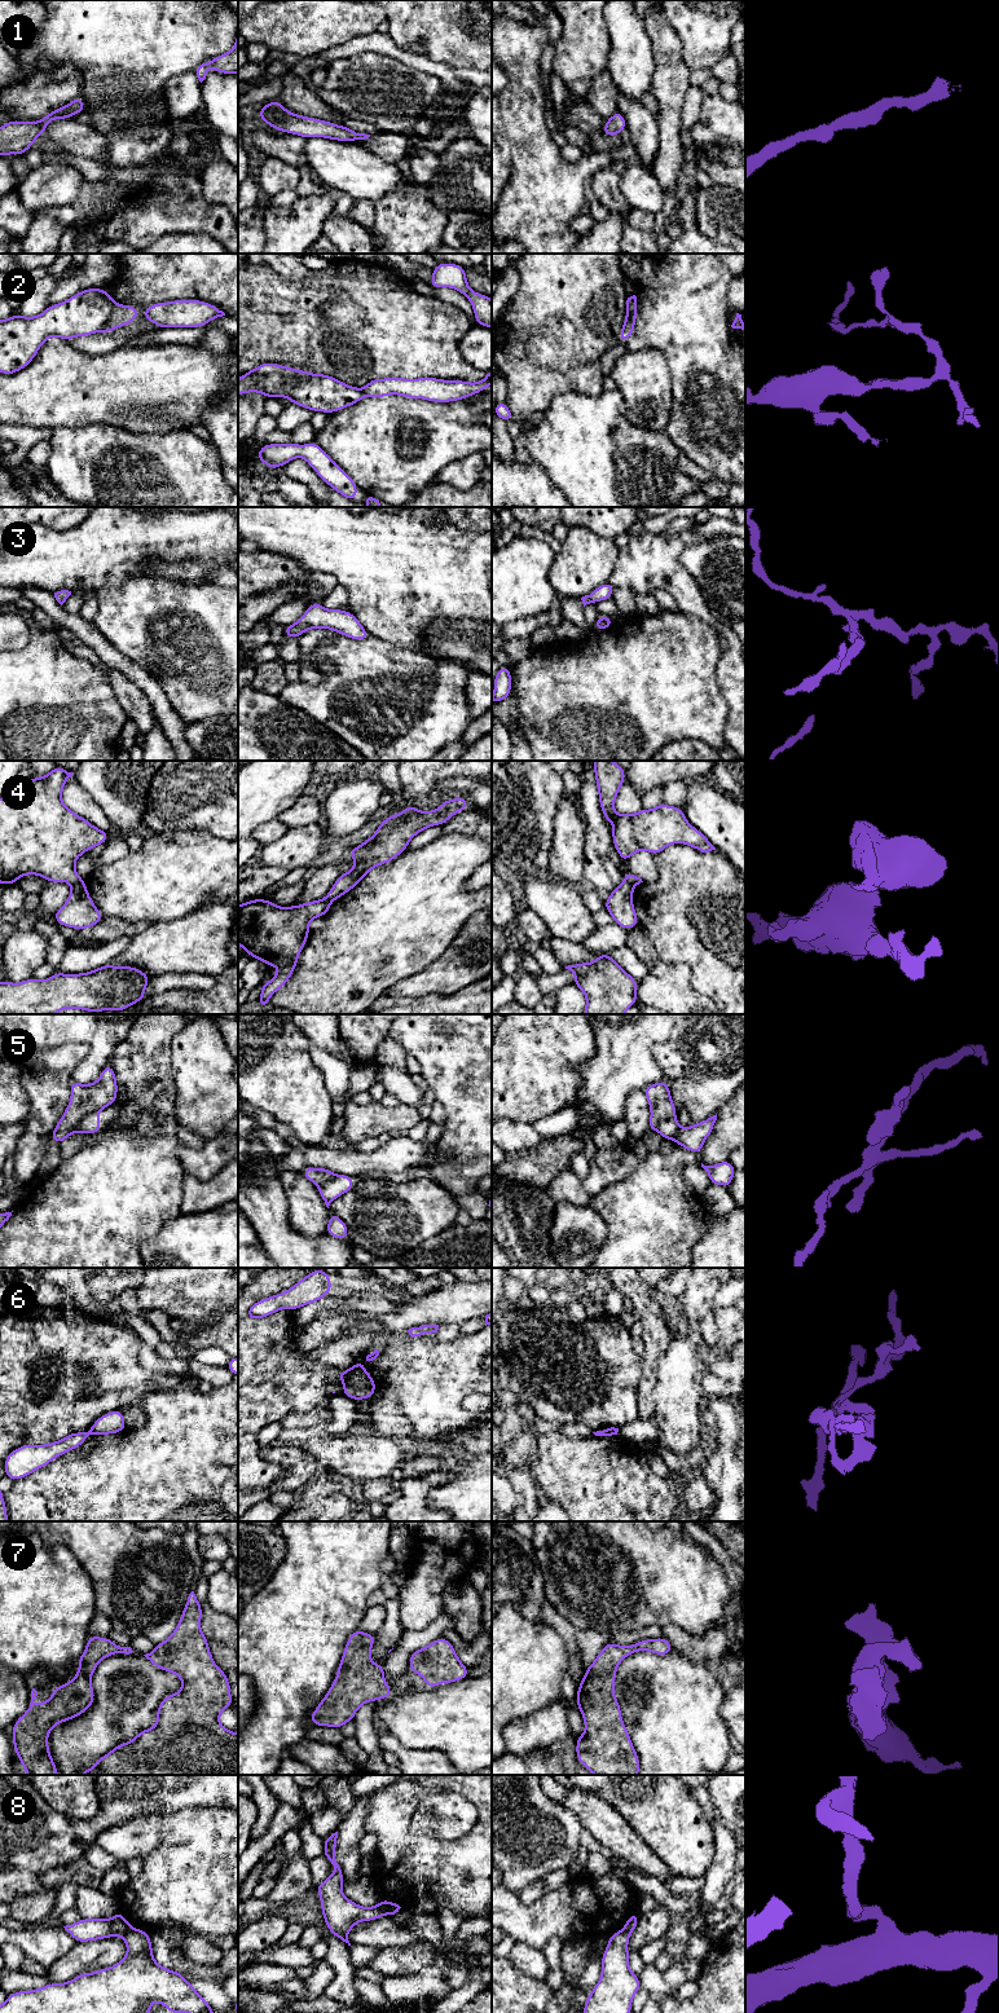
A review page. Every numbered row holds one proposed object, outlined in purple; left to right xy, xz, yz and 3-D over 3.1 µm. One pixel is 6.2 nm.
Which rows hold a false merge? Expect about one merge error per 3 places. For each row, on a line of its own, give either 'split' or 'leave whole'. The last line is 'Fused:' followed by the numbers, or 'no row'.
1: leave whole
2: split
3: leave whole
4: split
5: split
6: split
7: leave whole
8: split
Fused: 2, 4, 5, 6, 8

